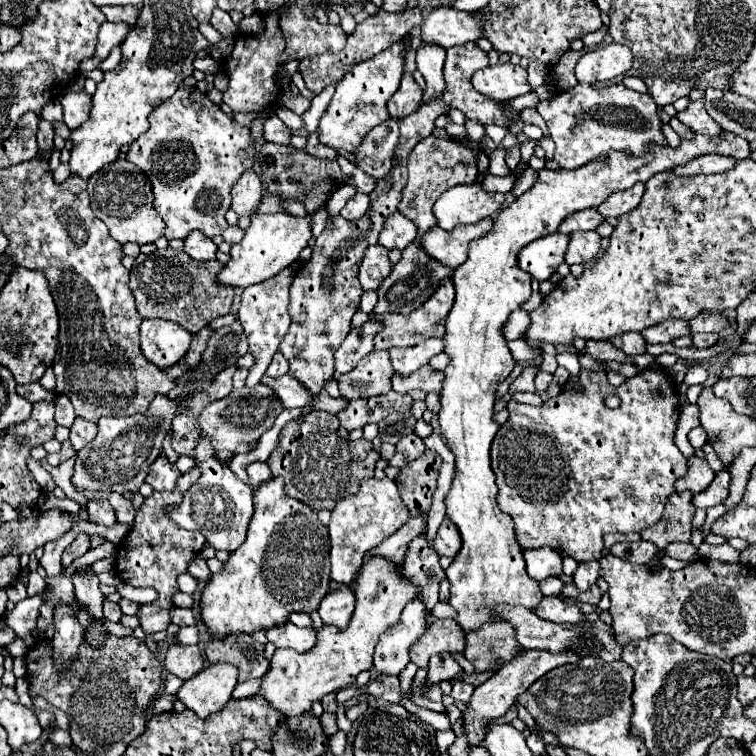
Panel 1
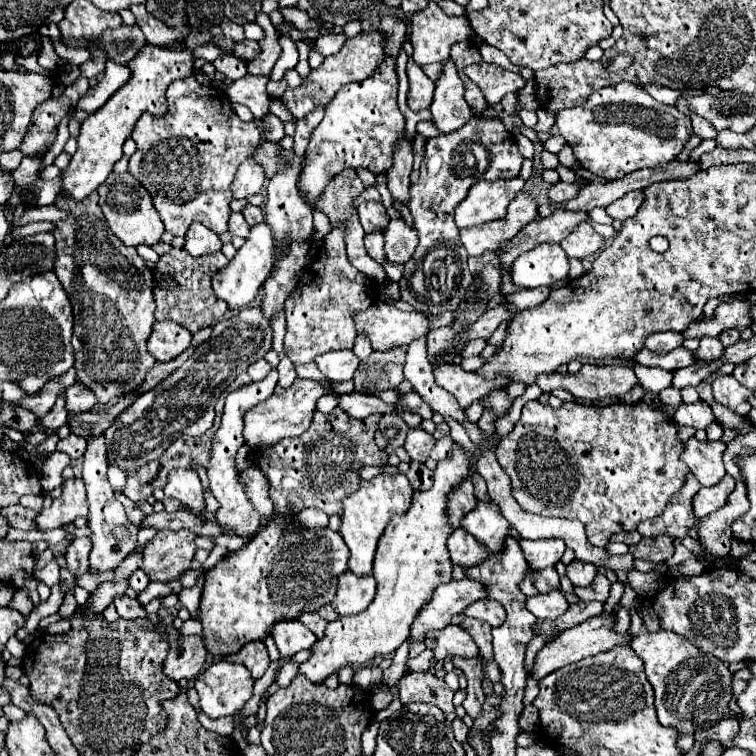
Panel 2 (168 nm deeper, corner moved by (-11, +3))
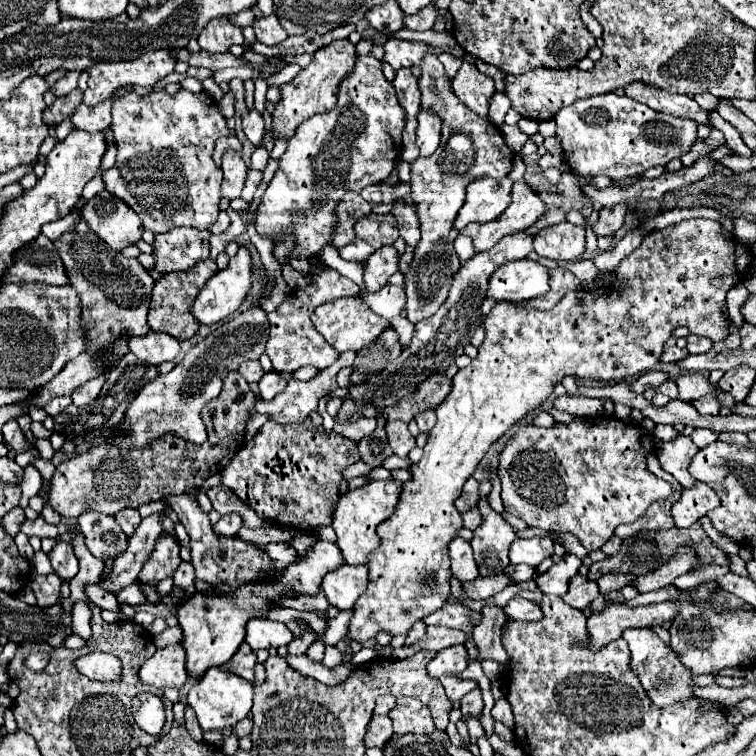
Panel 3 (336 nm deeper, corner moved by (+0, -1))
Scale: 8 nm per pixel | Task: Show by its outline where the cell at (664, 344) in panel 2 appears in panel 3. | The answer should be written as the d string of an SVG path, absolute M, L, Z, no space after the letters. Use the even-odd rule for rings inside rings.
M668 346L668 348L664 348L664 352L662 352L662 362L678 362L678 360L684 360L684 358L688 358L688 350L684 348L684 350L680 350L678 346Z

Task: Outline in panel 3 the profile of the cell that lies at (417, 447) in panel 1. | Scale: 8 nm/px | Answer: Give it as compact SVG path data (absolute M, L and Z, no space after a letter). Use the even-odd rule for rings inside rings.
M386 422L386 436L396 456L406 458L408 452L416 446L414 436L408 432L408 426L404 422Z

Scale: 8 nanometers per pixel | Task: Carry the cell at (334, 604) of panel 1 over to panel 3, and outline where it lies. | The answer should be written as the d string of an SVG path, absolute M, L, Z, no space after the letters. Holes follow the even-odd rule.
M342 564L338 570L332 570L322 580L322 588L330 604L338 606L340 610L350 610L360 594L366 590L368 568L364 564L350 566Z

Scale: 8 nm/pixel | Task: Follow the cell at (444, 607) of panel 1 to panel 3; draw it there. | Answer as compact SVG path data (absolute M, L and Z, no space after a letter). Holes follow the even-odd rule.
M422 621L416 622L406 637L405 645L411 646L414 642L420 640L423 634L425 634L426 628L427 626Z

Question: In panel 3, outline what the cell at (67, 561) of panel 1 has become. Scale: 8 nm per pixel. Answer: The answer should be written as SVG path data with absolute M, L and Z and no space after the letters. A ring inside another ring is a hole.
M56 542L56 546L48 552L48 558L52 562L54 572L62 580L72 580L78 572L78 558L74 556L74 548L68 542Z

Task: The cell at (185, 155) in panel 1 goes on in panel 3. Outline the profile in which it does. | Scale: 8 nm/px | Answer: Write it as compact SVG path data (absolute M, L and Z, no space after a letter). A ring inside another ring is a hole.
M164 90L152 92L152 94L148 94L148 96L140 96L140 94L136 94L136 92L128 92L128 94L124 94L124 98L118 98L118 100L112 104L112 124L110 124L110 130L114 132L114 140L116 140L116 148L118 148L118 158L116 158L116 164L114 164L112 168L108 168L108 170L102 172L102 180L104 180L106 190L108 190L110 194L114 194L116 198L120 198L122 202L126 202L136 214L140 214L142 226L148 228L148 230L152 230L154 234L168 232L168 230L172 230L172 228L176 228L176 226L192 226L192 228L200 228L200 230L210 230L210 226L212 226L212 224L216 222L216 218L218 218L218 210L220 210L218 204L220 204L220 200L222 200L222 196L220 196L222 170L220 170L218 166L214 166L214 162L212 162L214 142L216 142L218 138L222 138L222 136L228 136L228 134L234 136L234 132L230 132L230 130L226 128L226 120L224 120L224 116L220 114L218 104L216 104L210 96L206 96L206 92L194 94L194 92L188 92L188 90L178 90L174 96L168 96Z

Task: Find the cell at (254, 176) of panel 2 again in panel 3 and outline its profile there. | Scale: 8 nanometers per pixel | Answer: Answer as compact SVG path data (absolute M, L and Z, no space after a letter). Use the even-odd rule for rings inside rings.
M226 150L222 156L222 172L224 172L224 182L222 182L222 196L224 198L240 198L240 192L244 188L246 172L248 166L242 160L240 152Z

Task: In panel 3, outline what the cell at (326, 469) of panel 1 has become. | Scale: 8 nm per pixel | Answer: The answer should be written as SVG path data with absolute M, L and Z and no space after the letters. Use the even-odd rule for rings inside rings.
M310 420L300 426L288 426L280 422L266 422L258 434L246 442L246 446L232 458L232 462L220 470L222 486L232 490L244 504L248 504L260 518L272 520L276 524L290 524L290 528L298 532L314 532L332 522L334 504L340 498L338 484L342 480L342 472L346 466L360 460L356 442L332 432L326 434L324 428L312 426Z

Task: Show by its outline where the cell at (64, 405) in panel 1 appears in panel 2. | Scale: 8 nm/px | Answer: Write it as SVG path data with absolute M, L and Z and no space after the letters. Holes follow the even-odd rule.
M79 384L65 388L65 400L67 400L65 408L67 408L69 416L83 414L95 406L95 394L91 394L91 390L87 390L85 386L79 386Z

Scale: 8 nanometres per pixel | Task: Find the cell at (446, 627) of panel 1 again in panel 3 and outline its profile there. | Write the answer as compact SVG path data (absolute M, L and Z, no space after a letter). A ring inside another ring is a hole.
M462 644L448 646L436 654L436 658L426 666L426 672L432 678L440 678L444 674L460 674L468 664L468 652Z

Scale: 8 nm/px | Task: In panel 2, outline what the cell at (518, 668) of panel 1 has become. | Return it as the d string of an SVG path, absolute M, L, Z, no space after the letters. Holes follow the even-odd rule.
M609 614L607 618L595 616L595 618L589 618L589 620L581 622L581 624L577 624L575 628L569 628L569 630L559 632L553 640L549 640L549 642L537 652L535 664L533 664L531 672L529 672L529 676L531 676L533 680L541 680L541 678L545 678L547 674L551 674L551 672L555 672L555 670L559 670L559 668L563 668L563 666L567 666L567 664L573 664L573 662L579 662L579 660L583 660L583 658L595 656L595 654L599 654L599 652L607 652L611 646L617 646L617 644L629 644L631 636L627 634L627 636L619 638L619 634L615 634L615 632L611 630L611 626L613 626L613 614Z

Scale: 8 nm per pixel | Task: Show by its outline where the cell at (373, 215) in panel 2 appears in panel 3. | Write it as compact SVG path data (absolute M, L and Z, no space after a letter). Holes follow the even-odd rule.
M370 214L368 218L360 218L356 224L356 236L368 242L372 248L382 248L392 244L398 238L396 216L394 214Z

